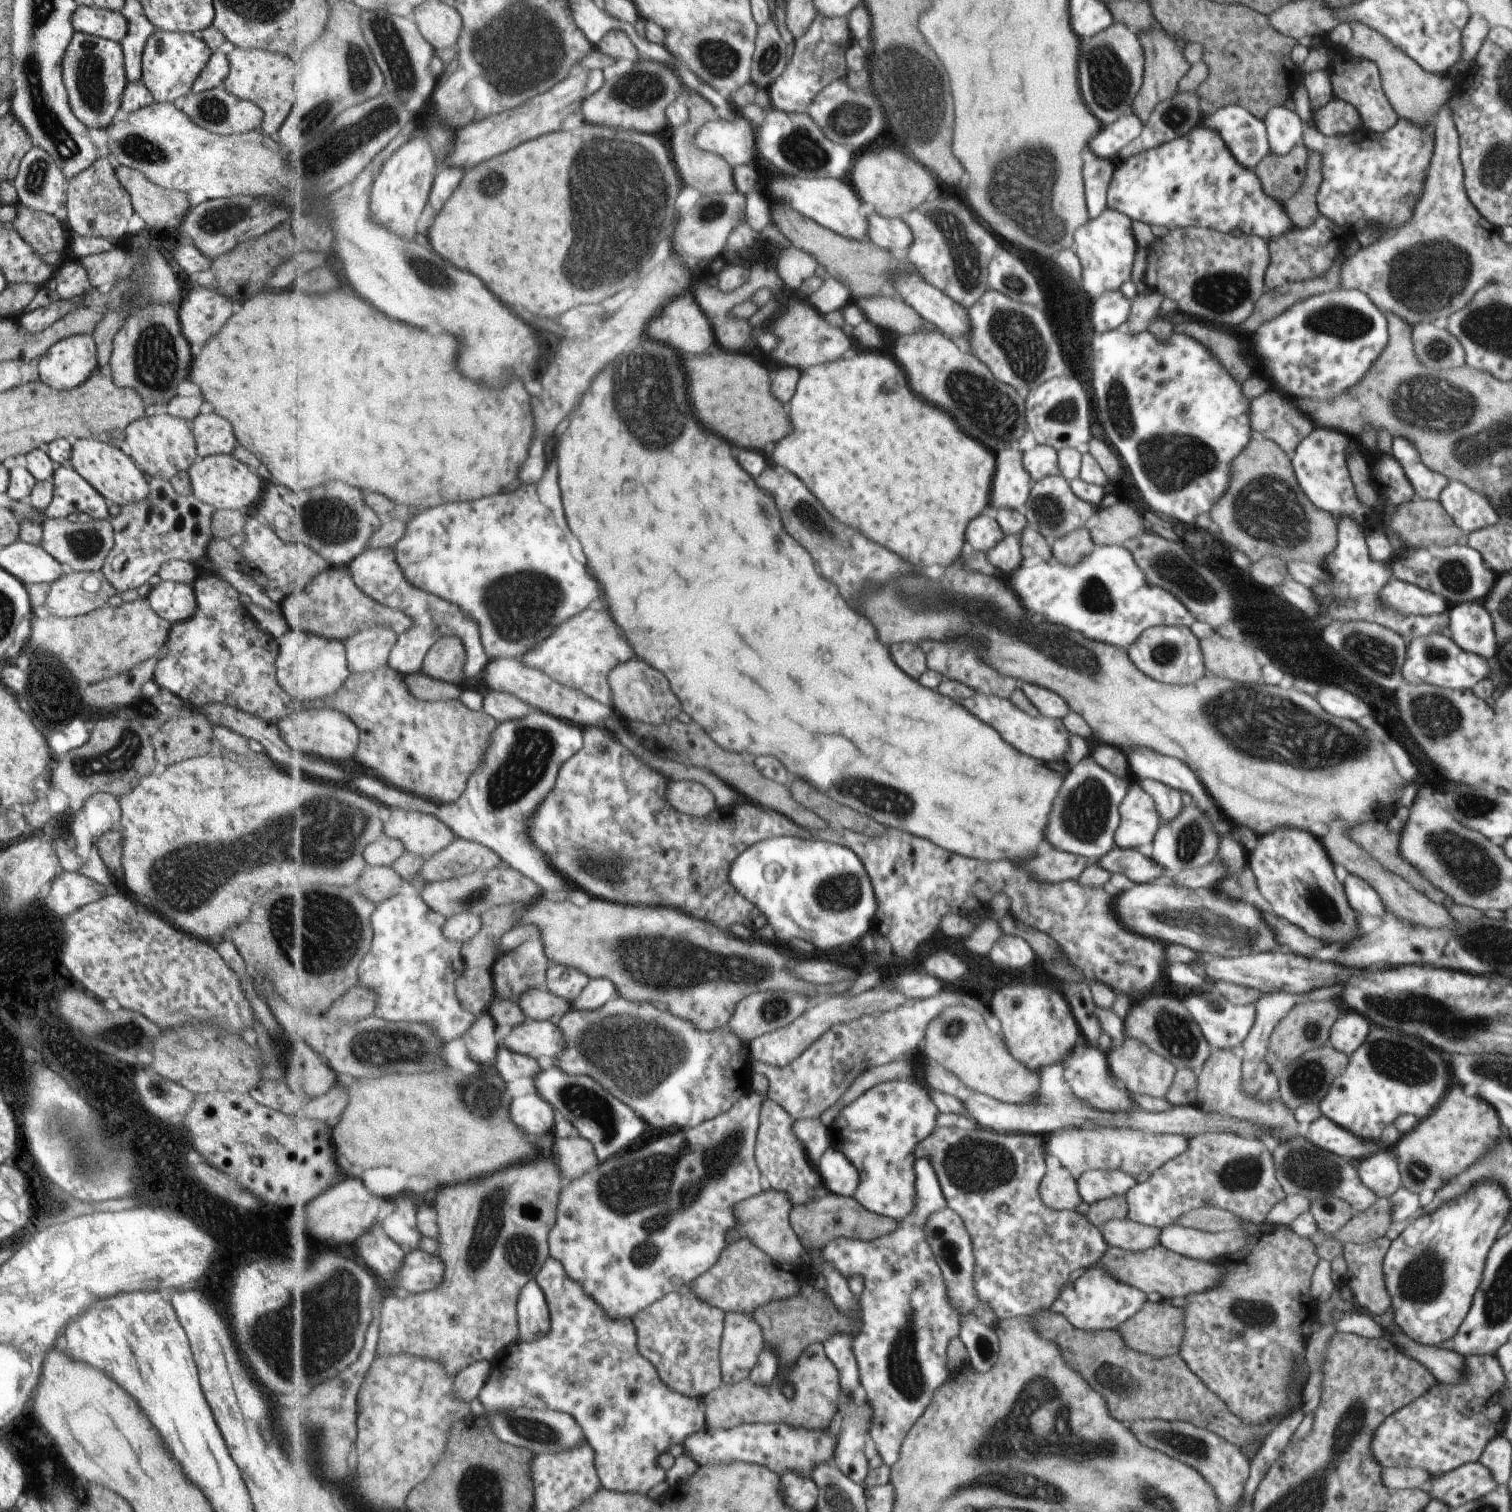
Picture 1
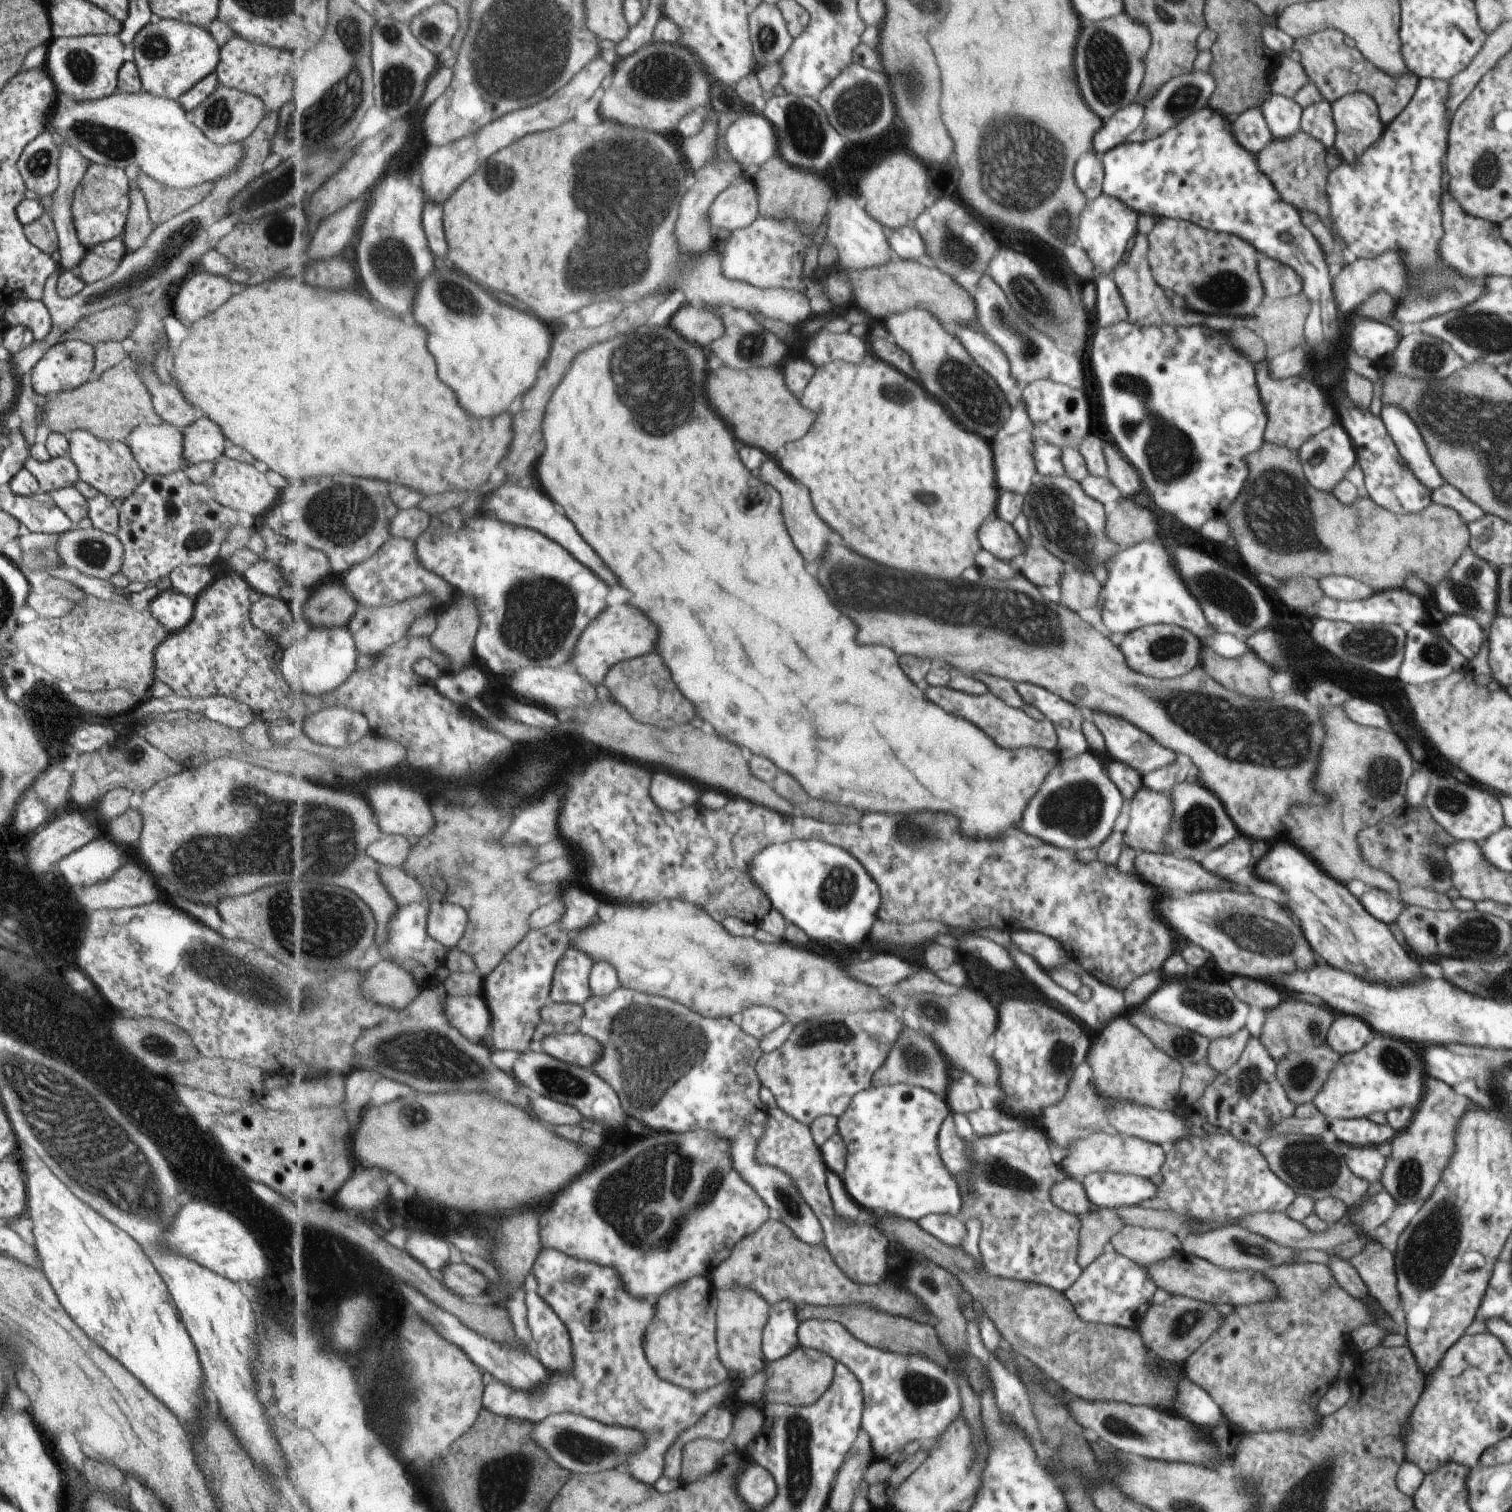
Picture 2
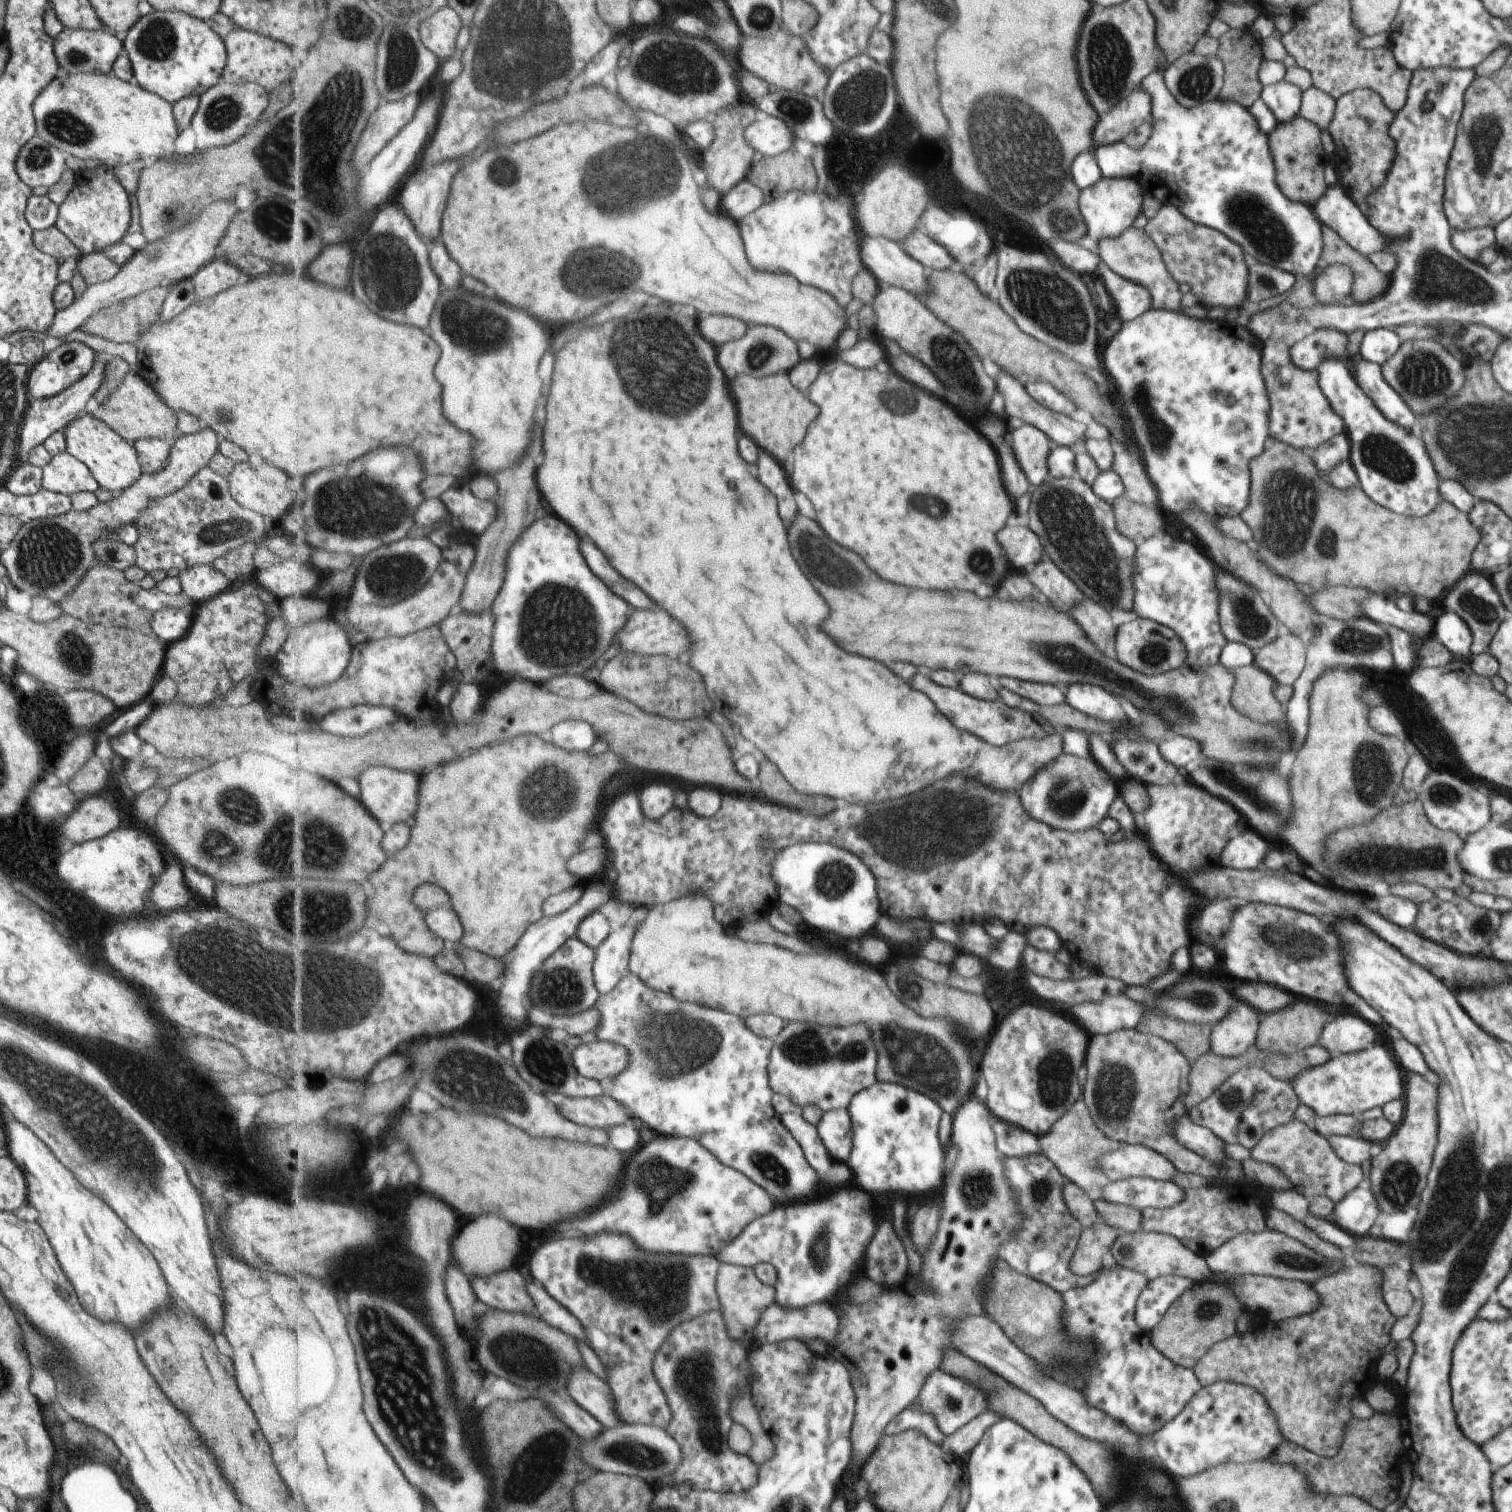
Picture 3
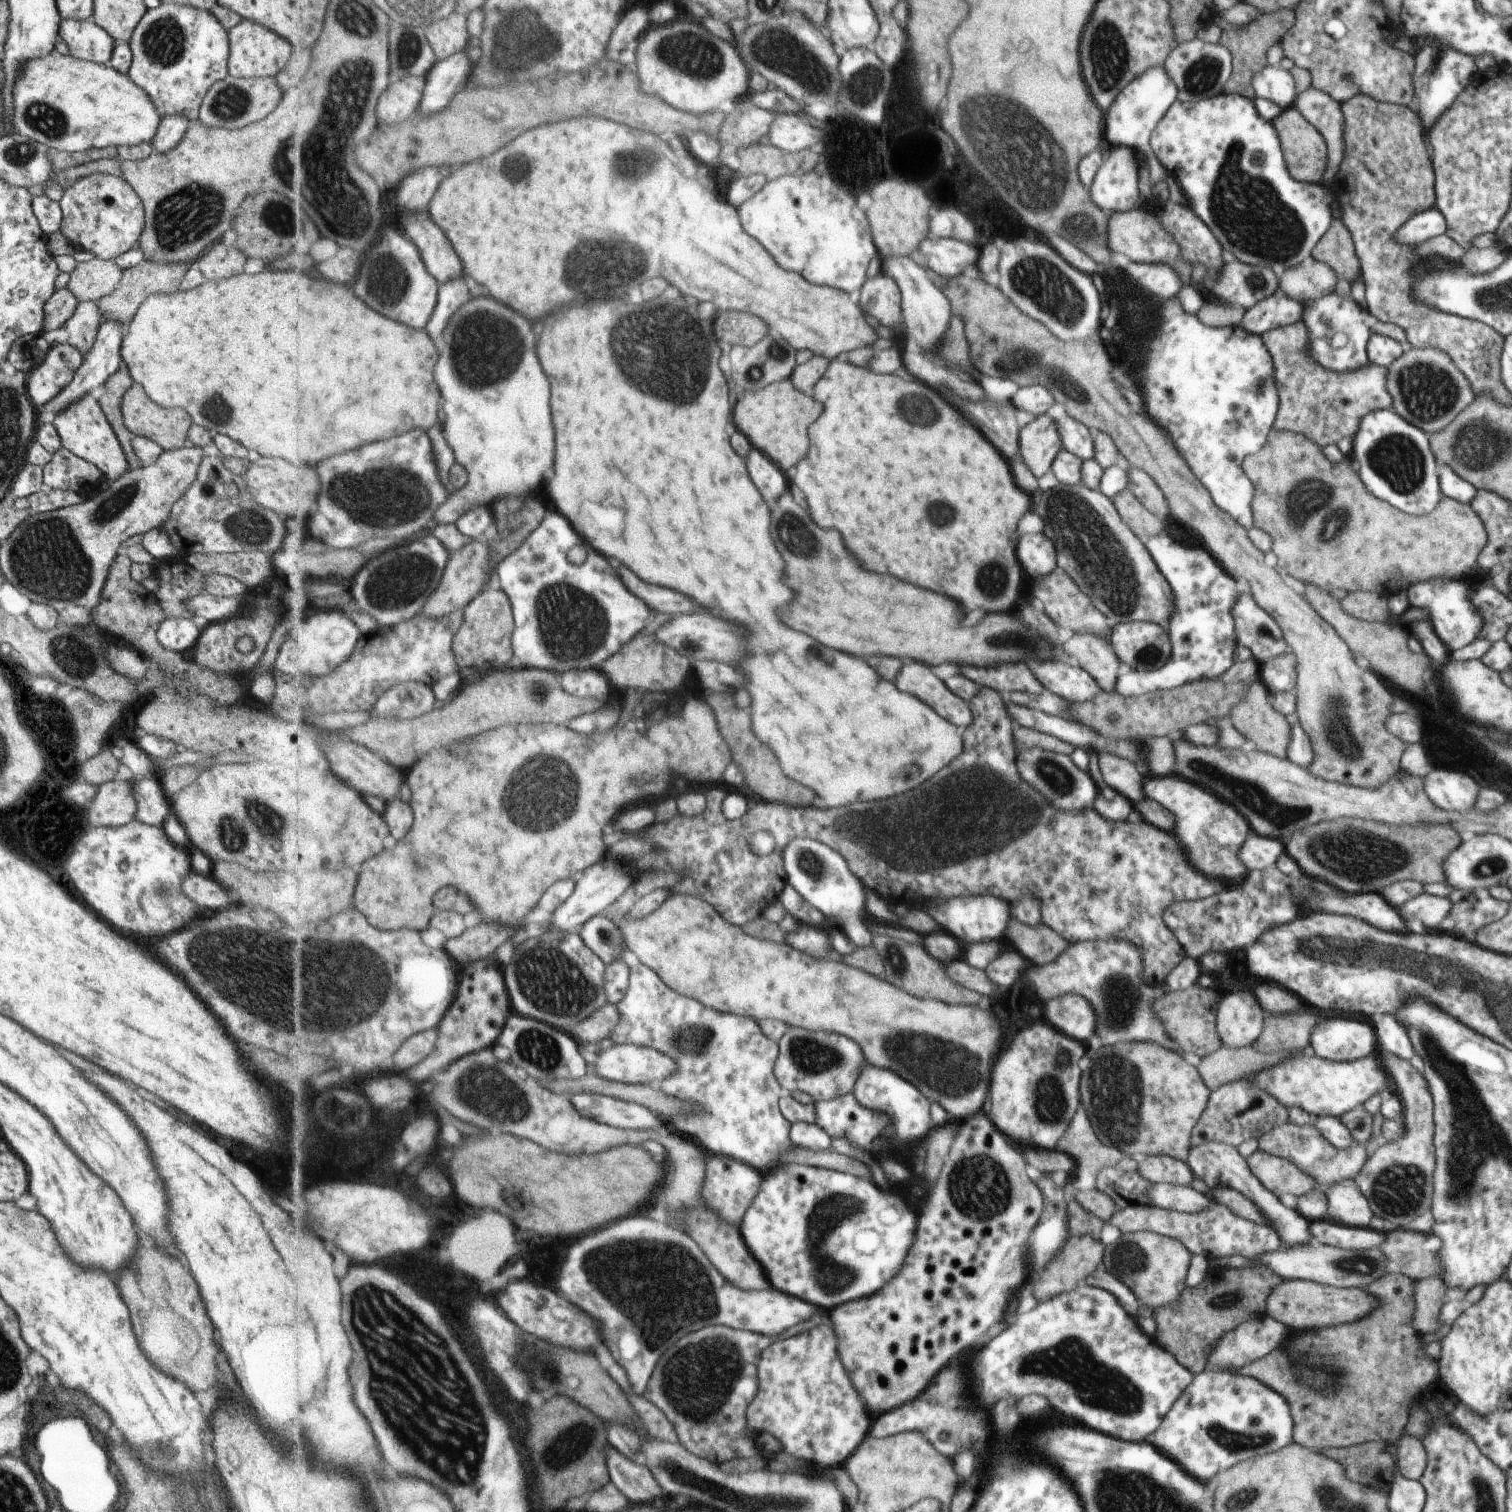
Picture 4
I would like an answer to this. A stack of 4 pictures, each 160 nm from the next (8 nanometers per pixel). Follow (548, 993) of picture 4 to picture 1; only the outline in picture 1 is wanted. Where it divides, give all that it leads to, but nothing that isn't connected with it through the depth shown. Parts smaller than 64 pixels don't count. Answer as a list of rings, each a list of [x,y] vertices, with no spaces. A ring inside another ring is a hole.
[[[555,962],[551,963],[546,977],[546,988],[570,1002],[575,1001],[588,988],[591,980],[583,971]]]

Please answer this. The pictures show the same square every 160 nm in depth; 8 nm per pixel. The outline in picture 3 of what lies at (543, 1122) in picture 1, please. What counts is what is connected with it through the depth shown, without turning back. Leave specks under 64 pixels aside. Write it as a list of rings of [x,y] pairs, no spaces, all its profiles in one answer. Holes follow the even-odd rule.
[[[557,1092],[549,1093],[565,1118],[593,1129],[610,1129],[636,1119],[617,1098],[612,1095],[600,1097],[566,1097]]]

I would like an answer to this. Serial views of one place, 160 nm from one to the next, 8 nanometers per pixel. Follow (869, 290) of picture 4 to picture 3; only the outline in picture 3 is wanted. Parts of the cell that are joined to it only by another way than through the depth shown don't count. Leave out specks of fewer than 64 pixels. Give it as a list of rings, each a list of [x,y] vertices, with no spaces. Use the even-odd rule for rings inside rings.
[[[895,285],[884,290],[878,289],[871,307],[878,318],[874,326],[878,332],[884,338],[895,340],[905,352],[934,370],[949,388],[949,398],[957,400],[957,410],[961,410],[967,418],[987,410],[994,382],[983,369],[986,363],[976,356],[957,329],[937,317],[916,294]]]

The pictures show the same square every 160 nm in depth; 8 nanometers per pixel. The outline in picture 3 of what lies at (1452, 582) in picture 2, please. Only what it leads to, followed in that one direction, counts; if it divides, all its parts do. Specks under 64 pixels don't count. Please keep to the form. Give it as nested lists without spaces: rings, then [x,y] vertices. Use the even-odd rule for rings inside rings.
[[[1471,562],[1469,570],[1452,586],[1447,596],[1443,599],[1443,609],[1455,612],[1469,627],[1472,636],[1470,644],[1471,655],[1477,655],[1488,648],[1499,624],[1505,620],[1505,617],[1509,616],[1489,576],[1475,571]]]

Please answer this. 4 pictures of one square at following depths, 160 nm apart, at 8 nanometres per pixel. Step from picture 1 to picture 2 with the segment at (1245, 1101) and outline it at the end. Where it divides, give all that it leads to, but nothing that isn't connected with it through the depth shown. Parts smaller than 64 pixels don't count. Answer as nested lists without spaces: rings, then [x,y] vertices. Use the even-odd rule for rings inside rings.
[[[1243,1026],[1229,1036],[1211,1040],[1205,1063],[1215,1072],[1223,1072],[1234,1064],[1249,1039],[1247,1028]]]

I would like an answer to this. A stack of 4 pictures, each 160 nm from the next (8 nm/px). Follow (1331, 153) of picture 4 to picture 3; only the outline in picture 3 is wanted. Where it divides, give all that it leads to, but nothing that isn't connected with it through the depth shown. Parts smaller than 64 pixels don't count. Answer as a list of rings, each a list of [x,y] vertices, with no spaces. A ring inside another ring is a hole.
[[[1316,87],[1306,88],[1300,93],[1300,107],[1298,115],[1308,119],[1309,122],[1318,126],[1321,131],[1327,131],[1332,122],[1335,110],[1335,100],[1324,91]]]

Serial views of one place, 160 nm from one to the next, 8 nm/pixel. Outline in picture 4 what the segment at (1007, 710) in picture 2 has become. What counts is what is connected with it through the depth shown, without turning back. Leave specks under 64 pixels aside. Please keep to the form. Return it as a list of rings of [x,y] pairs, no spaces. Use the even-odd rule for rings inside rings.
[[[917,660],[907,662],[899,672],[897,688],[921,698],[925,704],[933,706],[937,714],[957,726],[966,727],[972,722],[971,707],[958,694],[953,694],[941,678],[933,674],[933,668],[929,664]]]

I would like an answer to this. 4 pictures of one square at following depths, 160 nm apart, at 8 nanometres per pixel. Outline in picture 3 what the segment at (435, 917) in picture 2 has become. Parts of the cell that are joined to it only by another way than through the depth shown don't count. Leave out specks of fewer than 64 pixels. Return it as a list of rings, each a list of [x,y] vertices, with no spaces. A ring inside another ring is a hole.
[[[452,906],[433,908],[427,911],[429,928],[449,944],[460,944],[464,937],[464,926],[458,912]]]

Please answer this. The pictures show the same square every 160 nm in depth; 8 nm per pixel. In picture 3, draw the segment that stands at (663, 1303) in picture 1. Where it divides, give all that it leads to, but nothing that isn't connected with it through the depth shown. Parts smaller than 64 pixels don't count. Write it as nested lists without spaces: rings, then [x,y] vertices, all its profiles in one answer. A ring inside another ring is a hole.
[[[721,1311],[681,1323],[656,1354],[654,1370],[663,1387],[673,1418],[667,1432],[682,1446],[684,1460],[674,1475],[665,1482],[681,1484],[689,1481],[695,1488],[709,1488],[715,1492],[743,1492],[755,1486],[759,1465],[747,1455],[733,1452],[726,1438],[733,1426],[731,1404],[733,1398],[752,1392],[754,1372],[750,1363],[751,1348],[745,1341],[730,1335],[728,1322]],[[711,1430],[721,1430],[719,1436]]]

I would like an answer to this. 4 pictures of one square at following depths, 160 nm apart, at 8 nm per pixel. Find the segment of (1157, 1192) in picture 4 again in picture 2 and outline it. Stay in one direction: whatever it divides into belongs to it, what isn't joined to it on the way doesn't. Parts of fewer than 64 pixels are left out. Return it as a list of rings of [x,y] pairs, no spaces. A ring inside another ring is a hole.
[[[1091,1172],[1082,1180],[1091,1203],[1099,1208],[1138,1205],[1152,1199],[1157,1187],[1149,1179],[1125,1173]]]

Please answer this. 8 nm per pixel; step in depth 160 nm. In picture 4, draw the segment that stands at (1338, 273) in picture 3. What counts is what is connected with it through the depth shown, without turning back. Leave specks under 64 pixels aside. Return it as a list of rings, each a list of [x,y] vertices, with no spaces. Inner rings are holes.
[[[1312,256],[1279,274],[1278,289],[1296,301],[1314,301],[1333,292],[1336,274]]]

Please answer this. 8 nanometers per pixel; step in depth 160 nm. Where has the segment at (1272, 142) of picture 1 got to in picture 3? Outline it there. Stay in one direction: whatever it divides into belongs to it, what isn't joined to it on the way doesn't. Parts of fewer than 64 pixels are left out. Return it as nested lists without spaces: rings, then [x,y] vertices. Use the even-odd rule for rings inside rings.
[[[1281,79],[1270,85],[1263,85],[1260,90],[1260,99],[1269,107],[1280,124],[1298,114],[1300,93],[1298,86]]]

